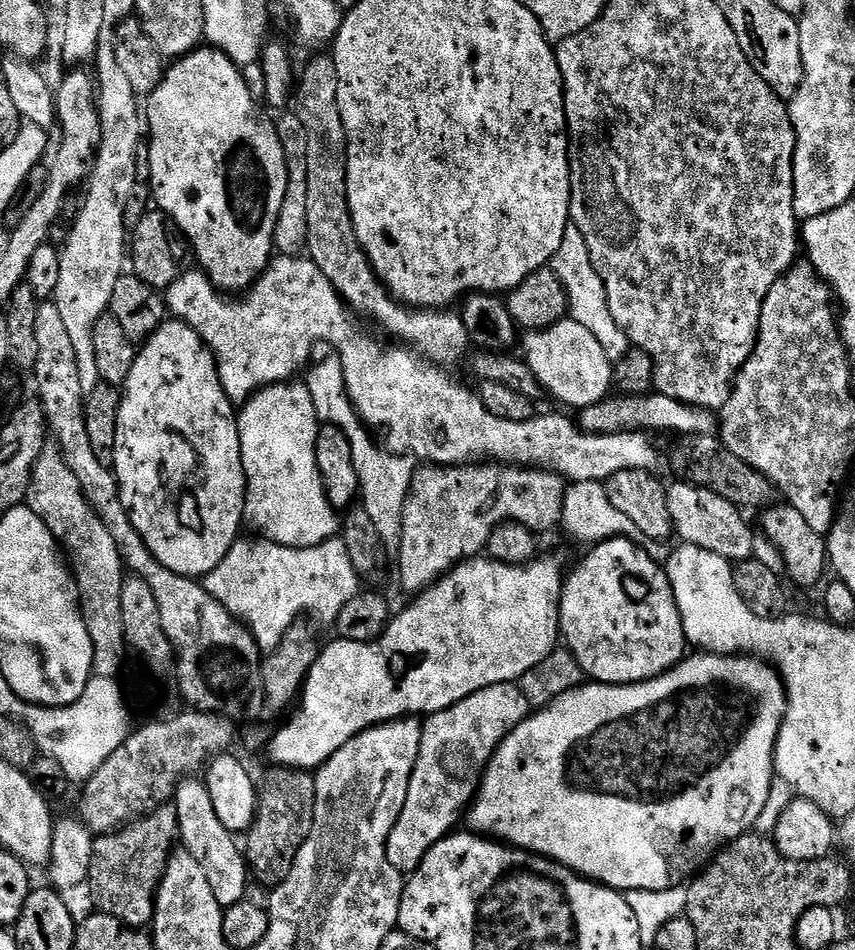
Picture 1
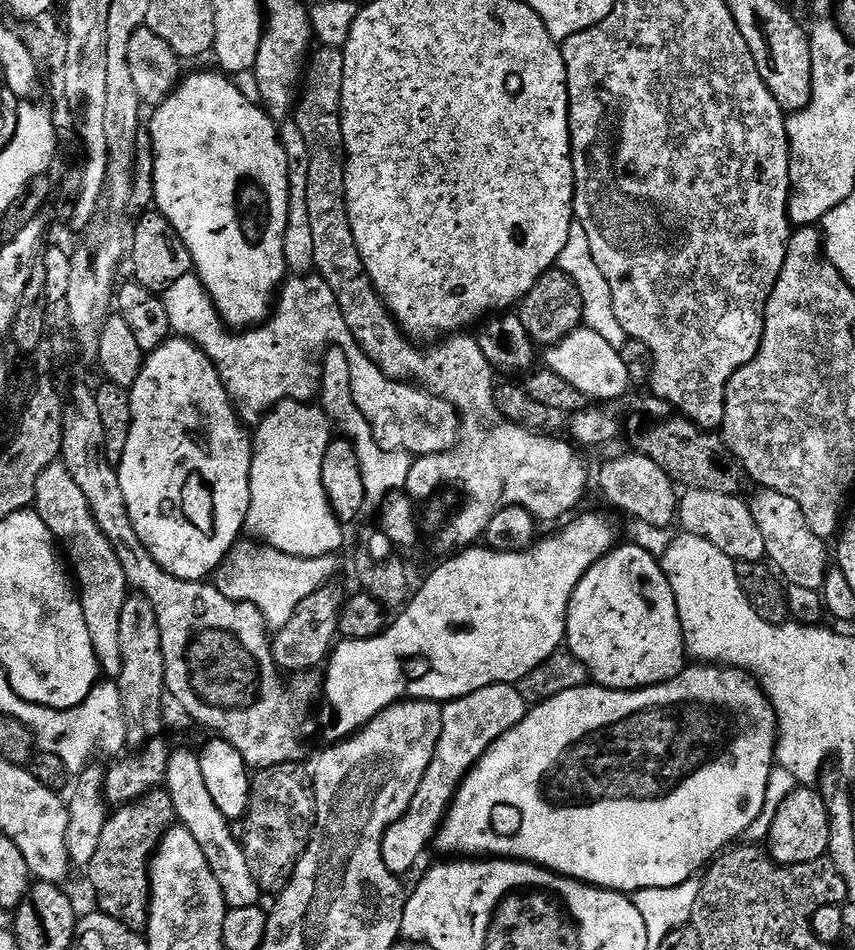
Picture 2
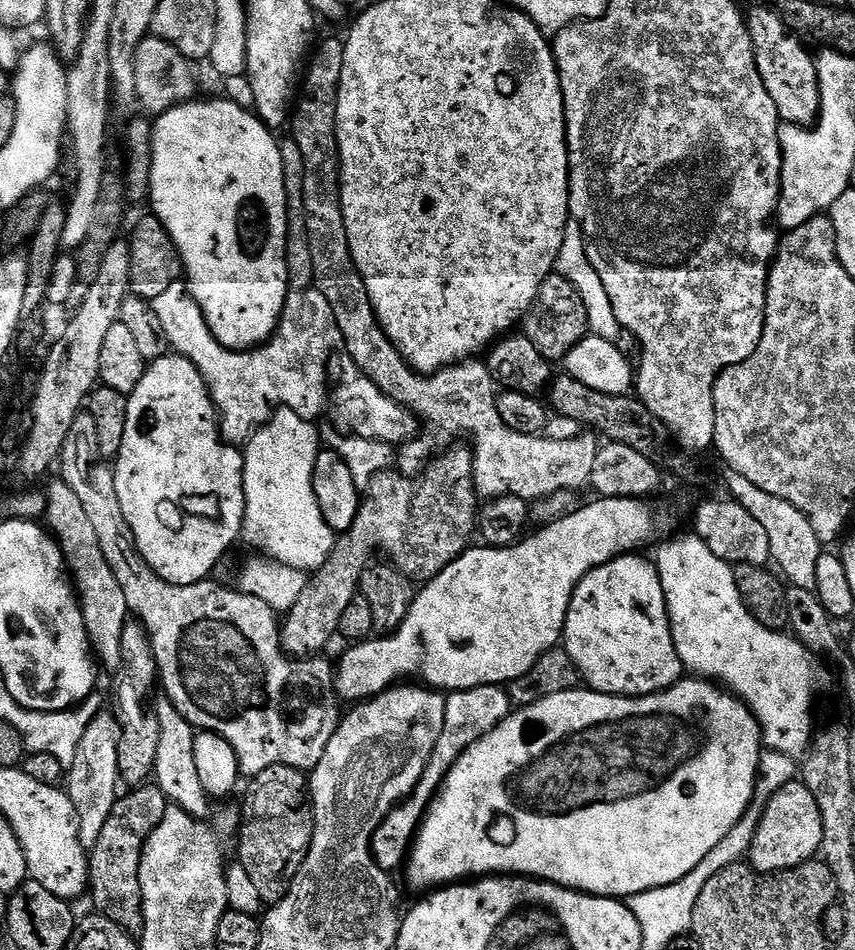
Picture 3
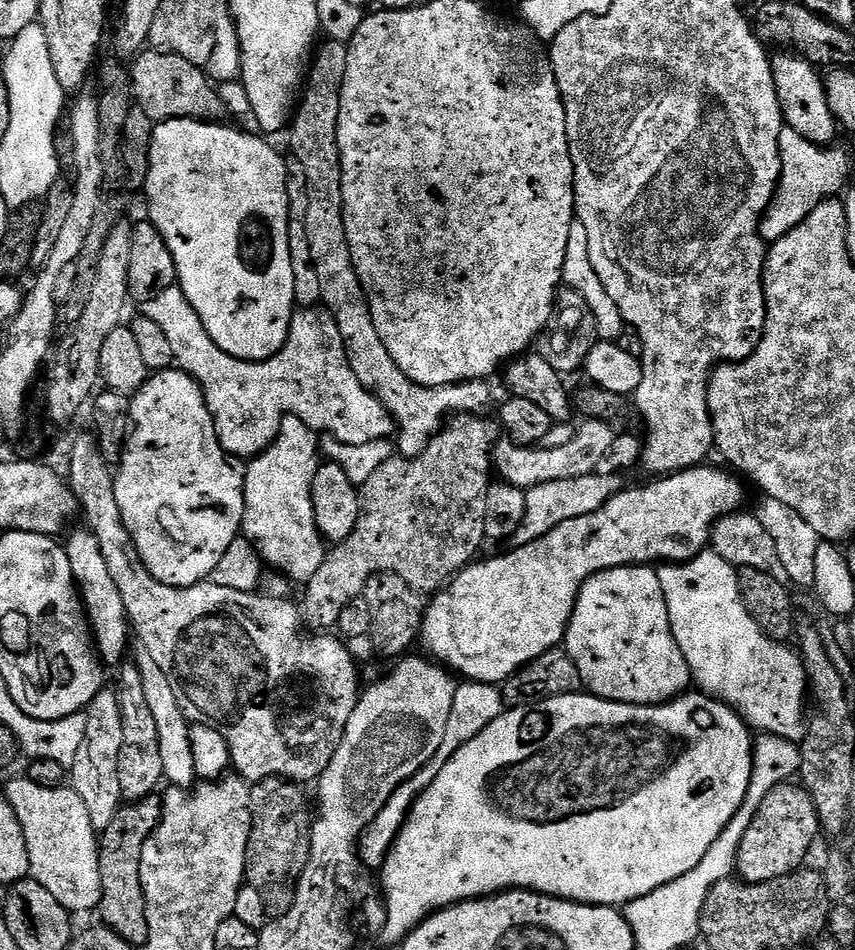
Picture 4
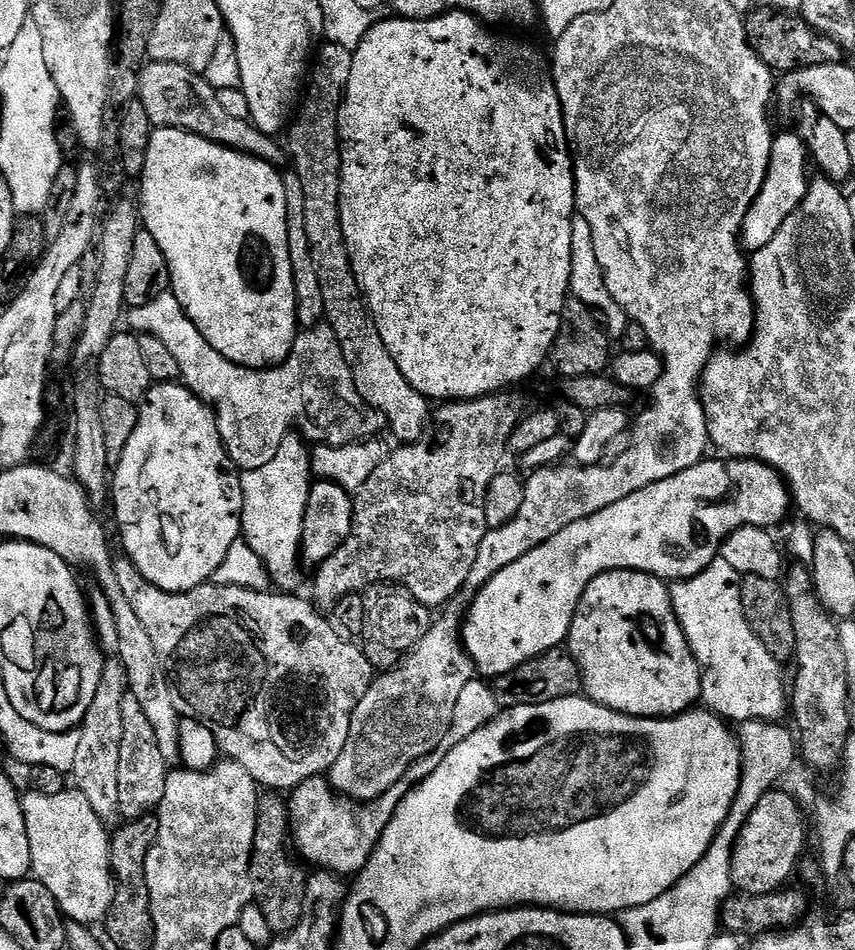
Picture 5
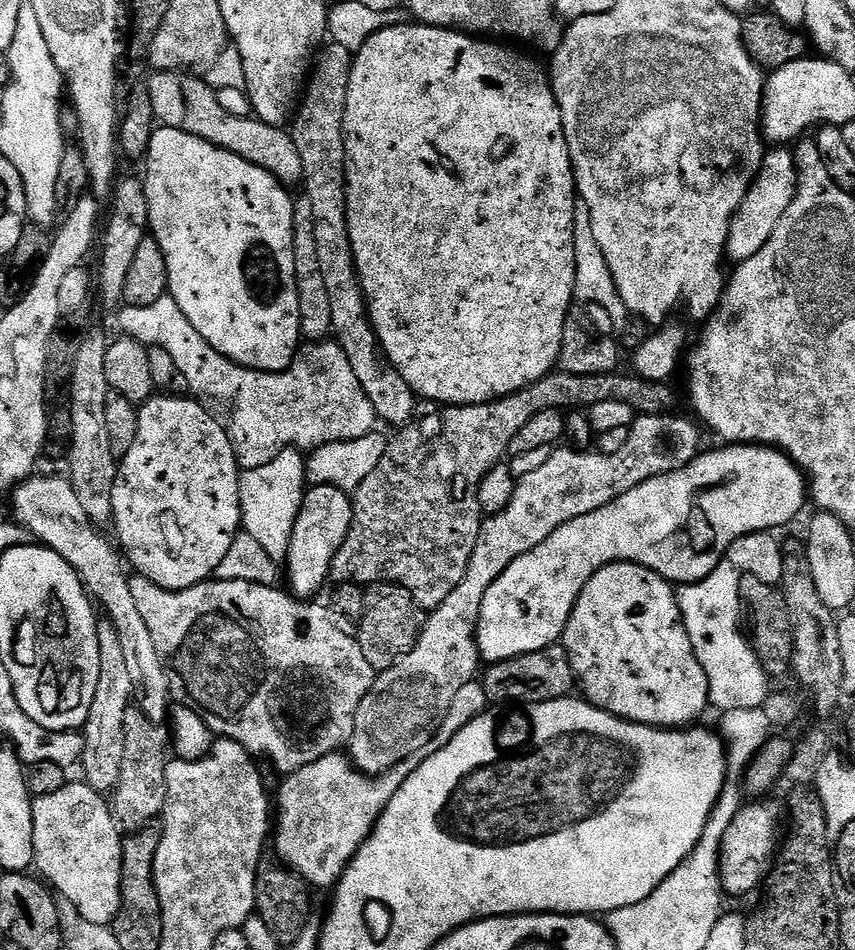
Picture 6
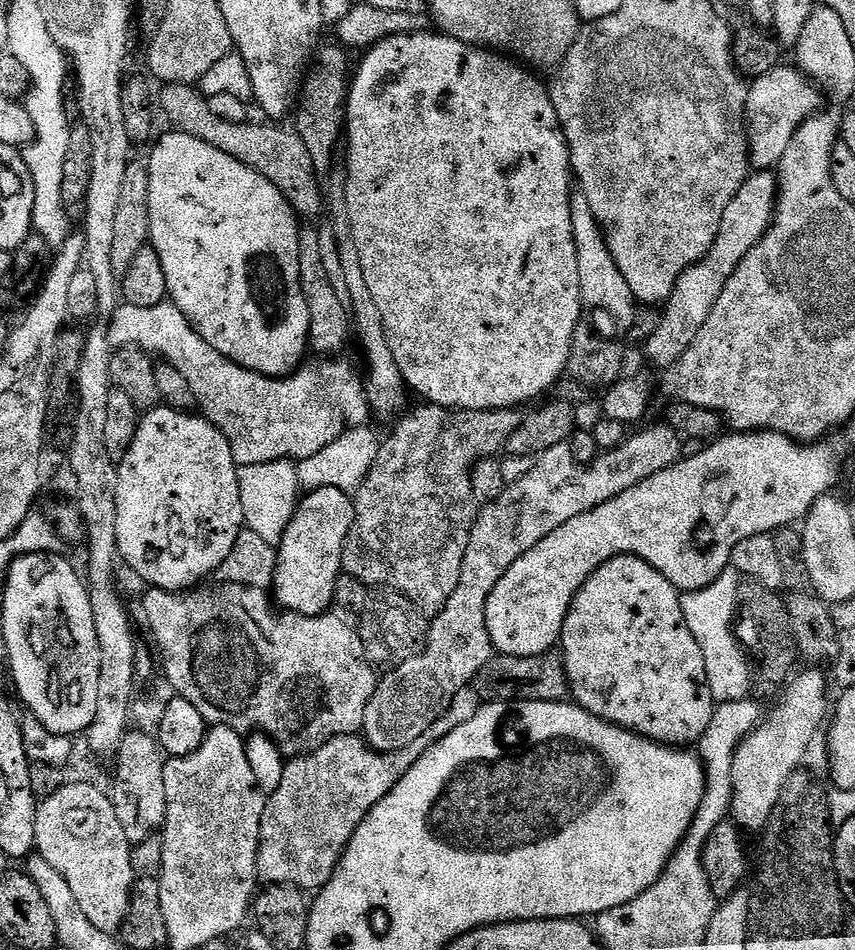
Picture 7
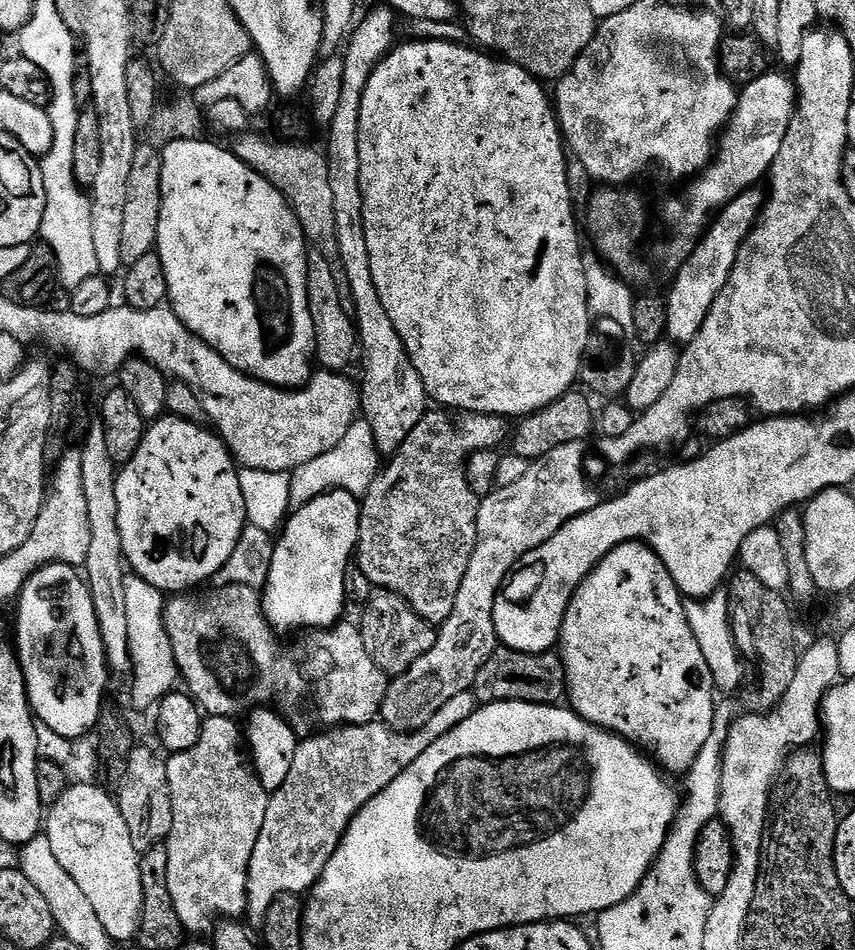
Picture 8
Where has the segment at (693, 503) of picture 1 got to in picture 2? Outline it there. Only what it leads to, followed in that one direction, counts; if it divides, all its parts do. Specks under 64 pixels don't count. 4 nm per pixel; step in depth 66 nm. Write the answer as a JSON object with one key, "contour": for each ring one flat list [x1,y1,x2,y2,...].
{"contour":[[687,489,679,497,678,524,684,532,694,534,698,538,706,538,713,546,718,546,722,554,726,554,734,562,742,564,758,564,765,559,766,545,758,523,751,514,749,501,740,496,726,494,710,494,710,490]]}

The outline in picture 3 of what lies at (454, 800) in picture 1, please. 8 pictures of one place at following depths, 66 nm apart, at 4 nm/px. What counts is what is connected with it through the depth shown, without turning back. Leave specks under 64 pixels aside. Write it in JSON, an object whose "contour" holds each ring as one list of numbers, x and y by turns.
{"contour":[[479,684,476,688,454,692,447,697,446,722,442,726,442,734,438,734,438,746,434,746,434,754,422,778,418,778,418,786,414,786,412,793,392,809,392,813,378,826,372,839,372,856,383,872,396,874,400,867,400,871,405,867,416,839,416,831,424,823,428,807,439,792,440,785,448,777,448,771,455,766,466,749,490,734,490,730,497,728,513,711,514,705,508,696,507,687,499,684]]}

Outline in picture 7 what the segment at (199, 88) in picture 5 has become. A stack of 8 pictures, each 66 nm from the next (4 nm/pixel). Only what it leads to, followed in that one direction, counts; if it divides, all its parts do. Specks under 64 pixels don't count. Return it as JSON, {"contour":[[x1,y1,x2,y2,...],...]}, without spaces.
{"contour":[[166,84,159,89,158,108,159,111,161,108,168,115,168,120,172,123,169,125,173,129,190,134,194,138,214,146,214,150,222,150,222,154,230,154,230,158,250,166,250,170,262,174,262,178,266,178,271,184,278,186,278,190,288,199,288,205,291,206,297,217,304,218,304,216,318,215,320,204,322,208,321,177,318,175,314,162,310,158,310,150,306,150,306,142,302,142,300,135,291,127,280,128,284,126,277,126,272,122,264,122,268,124,252,124,252,122,227,121,226,118,220,118,210,110,208,99,209,97,205,96,199,87,191,84]]}

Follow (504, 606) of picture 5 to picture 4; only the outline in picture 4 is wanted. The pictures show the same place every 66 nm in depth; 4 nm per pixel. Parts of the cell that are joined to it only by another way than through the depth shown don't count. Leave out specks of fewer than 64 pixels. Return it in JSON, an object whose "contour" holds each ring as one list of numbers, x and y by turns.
{"contour":[[709,466,673,472,645,488,625,487,594,514,570,518,570,522,562,522,562,526,550,530,550,534,513,547,513,552,505,556,469,564,431,597,432,605,427,605,419,643,424,643,425,650,432,652,428,654,433,661,447,666,465,681,503,685,519,668,525,668,531,660,563,641,580,587,594,574,629,566,652,566,657,562,693,560,705,551,712,539,712,525,722,516,741,511,744,488,739,482,731,471]]}

